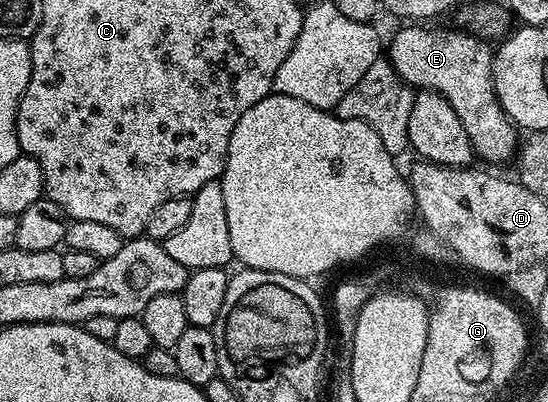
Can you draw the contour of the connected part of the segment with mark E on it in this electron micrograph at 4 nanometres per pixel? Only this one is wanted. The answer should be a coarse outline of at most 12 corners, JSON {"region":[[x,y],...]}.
{"region":[[403,25],[388,59],[452,104],[479,159],[520,138],[494,91],[491,43]]}

